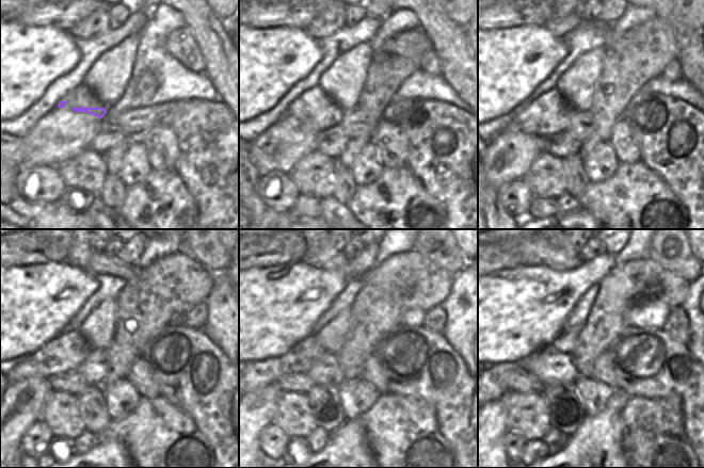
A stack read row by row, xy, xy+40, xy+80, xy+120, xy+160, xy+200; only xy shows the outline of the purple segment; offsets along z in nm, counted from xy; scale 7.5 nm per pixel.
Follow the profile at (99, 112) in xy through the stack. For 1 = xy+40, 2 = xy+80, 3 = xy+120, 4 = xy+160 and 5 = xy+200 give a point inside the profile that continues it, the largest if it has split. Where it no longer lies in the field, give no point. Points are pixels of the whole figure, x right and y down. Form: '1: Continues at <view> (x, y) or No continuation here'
1: Continues at xy+40 (320, 118)
2: Continues at xy+80 (536, 119)
3: Continues at xy+120 (54, 357)
4: Continues at xy+160 (298, 360)
5: Continues at xy+200 (525, 364).

